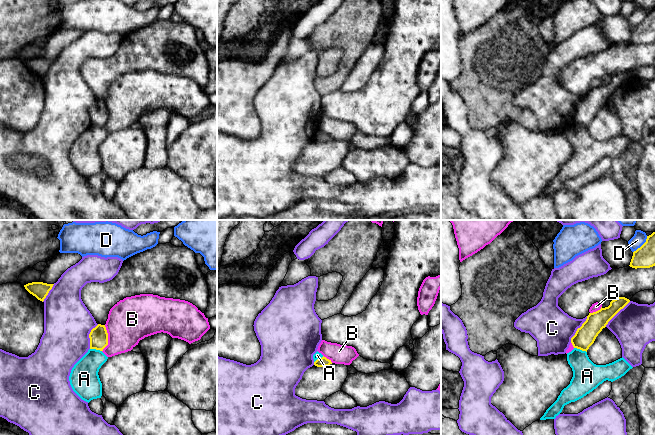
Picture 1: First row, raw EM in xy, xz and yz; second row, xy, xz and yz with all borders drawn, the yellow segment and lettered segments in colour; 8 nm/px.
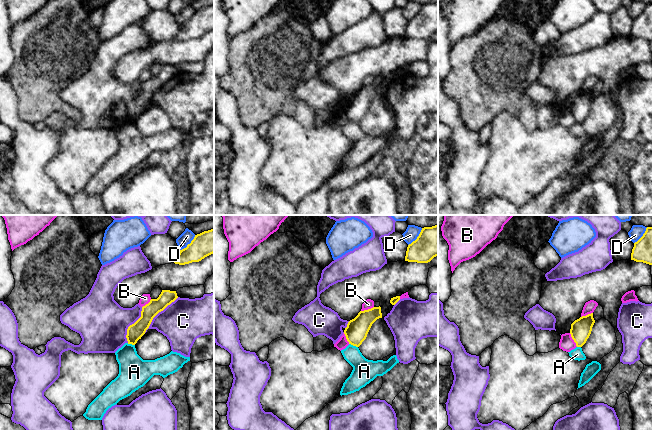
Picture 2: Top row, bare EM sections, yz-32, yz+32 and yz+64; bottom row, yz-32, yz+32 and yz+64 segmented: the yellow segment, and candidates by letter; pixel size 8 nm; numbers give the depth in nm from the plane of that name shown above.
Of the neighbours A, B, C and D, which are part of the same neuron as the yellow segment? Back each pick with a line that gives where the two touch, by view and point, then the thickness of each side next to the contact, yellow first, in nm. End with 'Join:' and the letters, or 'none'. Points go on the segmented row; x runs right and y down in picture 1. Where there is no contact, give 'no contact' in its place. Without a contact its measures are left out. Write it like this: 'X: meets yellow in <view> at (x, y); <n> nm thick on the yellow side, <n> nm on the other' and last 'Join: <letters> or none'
Join: none

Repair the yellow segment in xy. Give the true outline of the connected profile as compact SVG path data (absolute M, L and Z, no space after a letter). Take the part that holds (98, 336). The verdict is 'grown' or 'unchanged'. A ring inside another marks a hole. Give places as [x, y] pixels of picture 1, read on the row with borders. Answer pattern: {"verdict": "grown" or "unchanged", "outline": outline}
{"verdict": "unchanged", "outline": "M98 324L89 334L90 349L103 351L108 345L108 333L105 325Z"}

